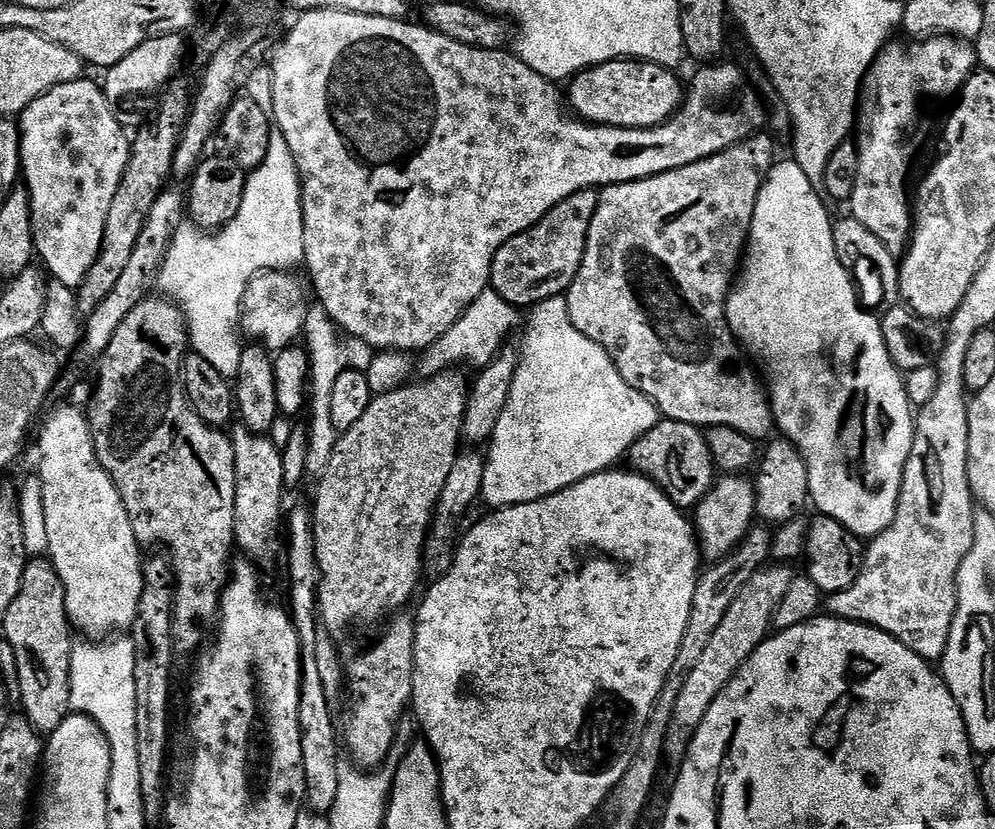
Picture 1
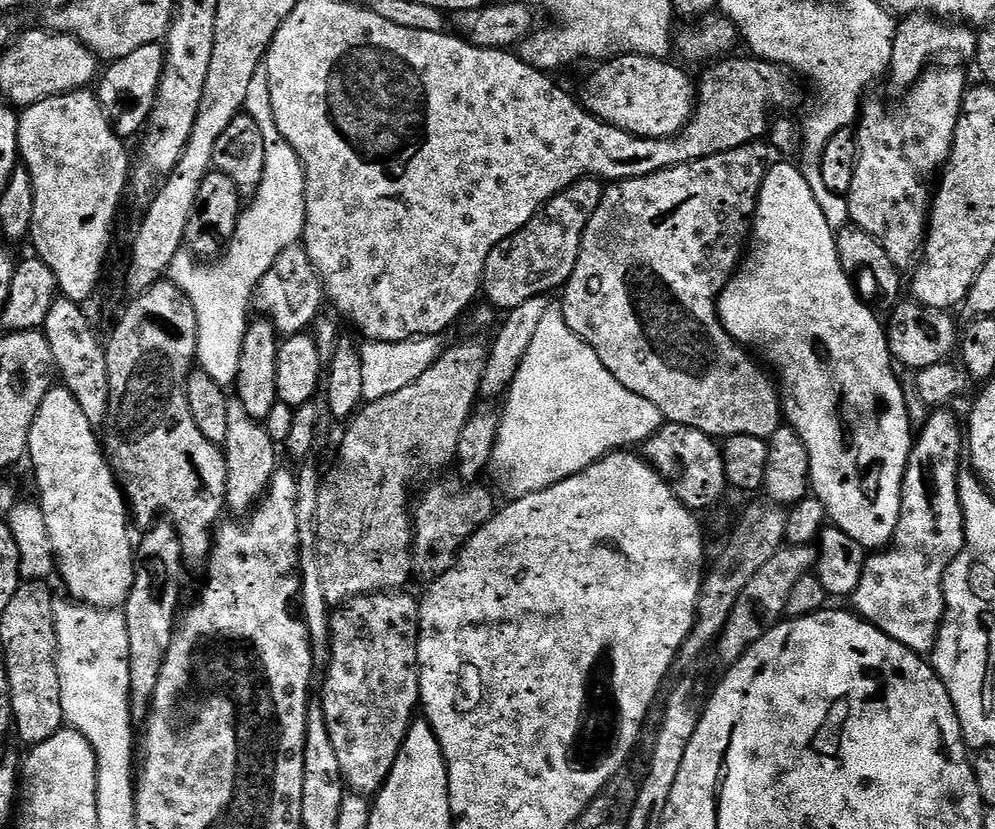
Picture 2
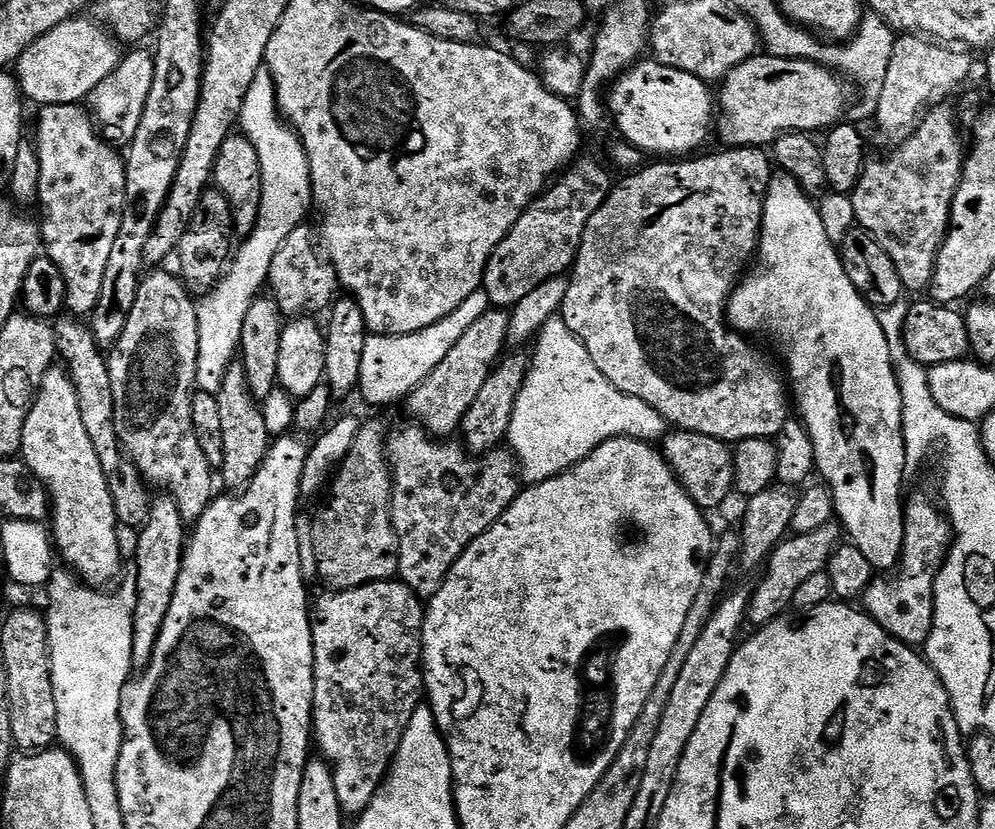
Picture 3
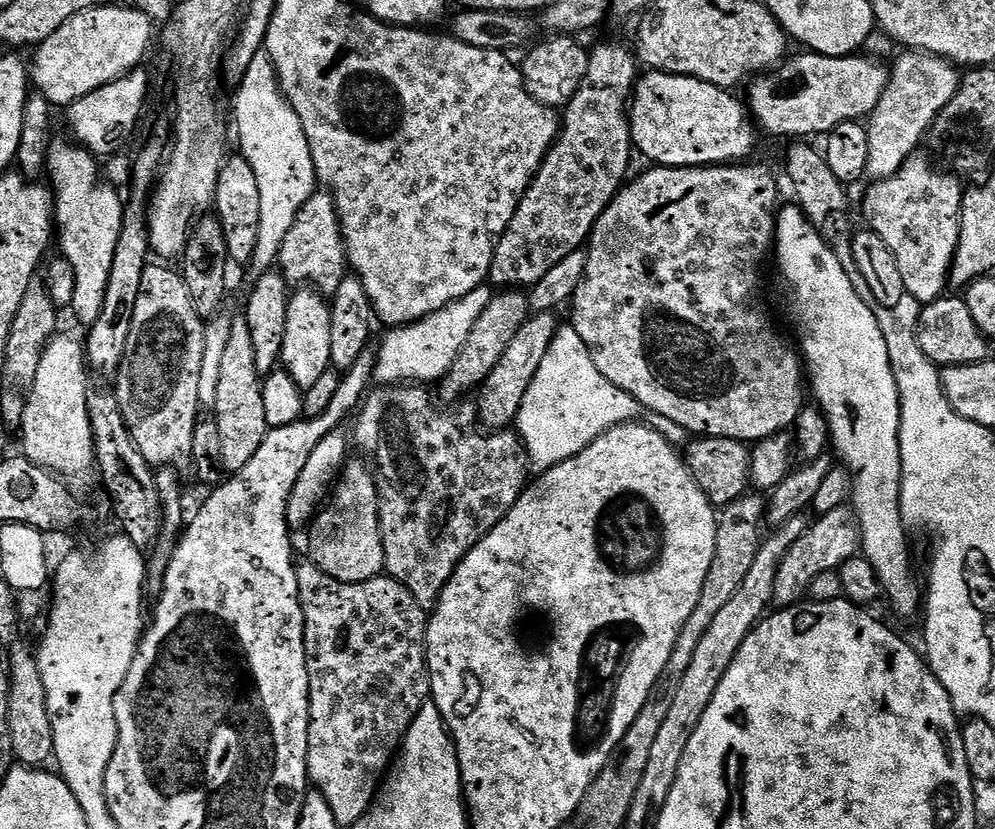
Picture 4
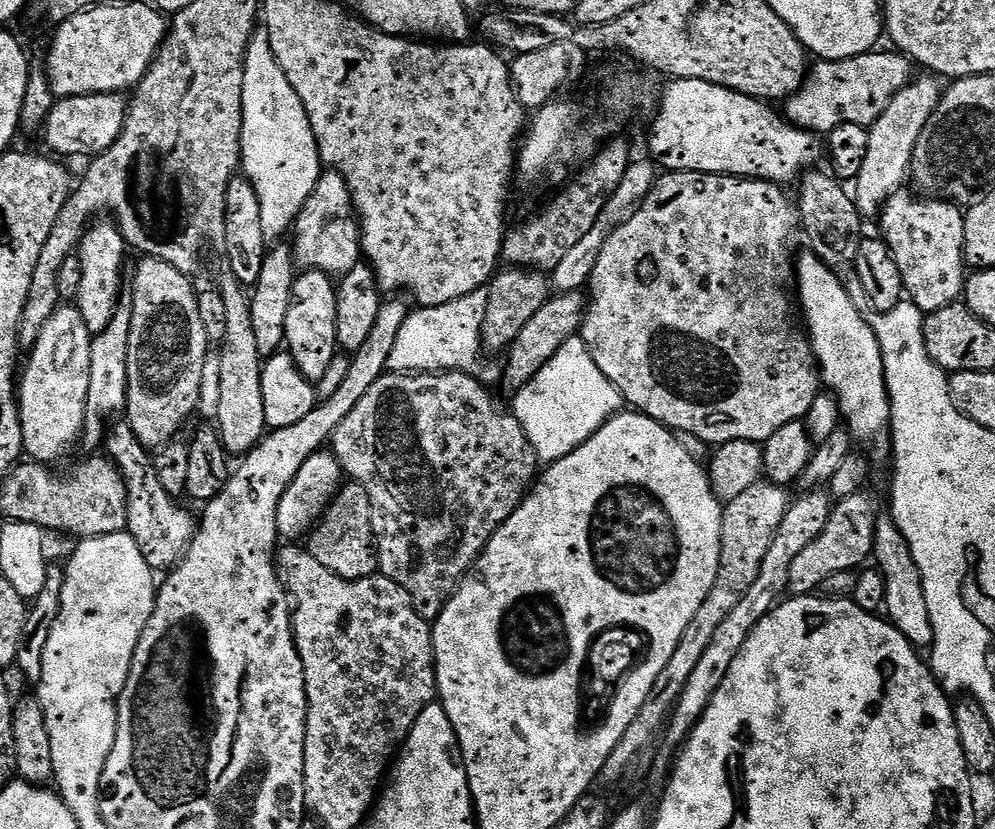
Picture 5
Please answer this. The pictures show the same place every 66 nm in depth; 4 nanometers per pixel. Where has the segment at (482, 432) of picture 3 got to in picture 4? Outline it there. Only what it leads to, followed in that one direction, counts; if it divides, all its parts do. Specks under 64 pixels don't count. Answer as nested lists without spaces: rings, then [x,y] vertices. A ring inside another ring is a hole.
[[[537,312],[529,317],[514,334],[510,346],[498,358],[498,366],[490,370],[488,377],[478,389],[475,397],[476,415],[479,423],[487,431],[502,432],[515,425],[522,398],[526,398],[526,390],[530,390],[530,382],[534,382],[534,374],[538,374],[538,366],[542,366],[542,358],[546,358],[546,350],[550,350],[550,342],[554,342],[556,331],[562,326],[556,312]],[[480,396],[480,397],[479,397]]]

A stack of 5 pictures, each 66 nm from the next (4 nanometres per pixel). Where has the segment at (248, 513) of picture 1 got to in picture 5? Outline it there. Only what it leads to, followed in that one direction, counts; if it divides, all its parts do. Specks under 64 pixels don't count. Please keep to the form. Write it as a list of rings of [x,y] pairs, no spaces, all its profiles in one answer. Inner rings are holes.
[[[225,271],[223,273],[224,277],[218,280],[218,287],[220,293],[222,294],[222,302],[226,302],[226,338],[224,339],[222,345],[222,351],[219,353],[220,365],[218,366],[218,414],[216,415],[214,424],[220,433],[220,441],[224,444],[224,451],[231,454],[233,457],[240,458],[245,454],[252,451],[261,440],[264,439],[266,435],[266,429],[268,428],[268,423],[266,422],[266,405],[262,403],[262,370],[264,369],[262,363],[262,357],[258,354],[258,345],[254,335],[254,325],[252,325],[250,319],[250,296],[246,291],[245,285],[238,283],[234,278],[234,274],[230,271]]]

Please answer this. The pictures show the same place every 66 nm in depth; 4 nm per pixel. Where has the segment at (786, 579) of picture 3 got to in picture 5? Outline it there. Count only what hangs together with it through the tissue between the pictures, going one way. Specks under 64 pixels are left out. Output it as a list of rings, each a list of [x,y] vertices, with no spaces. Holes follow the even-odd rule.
[[[861,490],[850,498],[836,500],[826,522],[826,530],[822,530],[822,534],[818,534],[818,538],[814,538],[814,542],[810,542],[810,546],[806,546],[798,558],[794,558],[788,571],[787,587],[792,596],[813,595],[817,590],[823,589],[830,574],[850,572],[869,563],[878,513],[875,502],[866,493],[867,491]]]

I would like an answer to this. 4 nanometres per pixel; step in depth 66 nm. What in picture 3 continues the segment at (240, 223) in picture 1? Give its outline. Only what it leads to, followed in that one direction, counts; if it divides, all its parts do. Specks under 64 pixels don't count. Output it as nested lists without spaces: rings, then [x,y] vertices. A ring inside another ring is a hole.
[[[262,67],[258,70],[258,74],[254,78],[254,82],[250,82],[250,92],[246,94],[246,102],[240,111],[240,119],[238,121],[239,127],[242,129],[243,135],[248,137],[248,141],[252,143],[252,151],[256,154],[256,164],[262,170],[262,206],[260,207],[260,217],[256,223],[256,228],[243,241],[244,244],[235,249],[234,259],[231,261],[230,267],[224,274],[223,280],[211,289],[201,300],[196,304],[196,317],[198,318],[198,370],[196,371],[196,388],[202,392],[218,393],[222,390],[222,378],[226,378],[226,370],[237,359],[240,351],[240,339],[242,338],[242,321],[246,318],[246,310],[250,310],[250,306],[261,295],[260,287],[263,289],[268,282],[268,275],[270,274],[270,262],[274,262],[274,254],[278,254],[278,246],[282,246],[282,242],[286,242],[286,238],[290,235],[290,230],[294,230],[300,224],[305,223],[304,211],[310,208],[312,204],[312,183],[310,182],[310,166],[306,158],[306,150],[302,146],[300,137],[292,131],[291,127],[286,123],[283,116],[280,115],[280,109],[276,106],[276,87],[272,81],[272,75],[267,70],[267,67]]]

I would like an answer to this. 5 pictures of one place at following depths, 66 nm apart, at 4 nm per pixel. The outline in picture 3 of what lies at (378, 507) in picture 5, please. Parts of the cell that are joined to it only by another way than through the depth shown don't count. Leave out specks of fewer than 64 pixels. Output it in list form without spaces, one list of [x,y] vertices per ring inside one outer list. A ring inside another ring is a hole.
[[[408,422],[405,428],[400,428],[396,433],[389,435],[386,440],[386,455],[388,458],[388,467],[392,470],[392,525],[396,531],[396,544],[398,545],[398,566],[400,567],[398,576],[415,596],[421,598],[431,598],[433,594],[442,586],[442,582],[450,574],[450,570],[454,566],[454,562],[458,562],[458,558],[470,546],[470,542],[474,542],[482,534],[486,534],[486,530],[490,530],[490,526],[494,526],[494,522],[498,522],[498,518],[502,518],[502,514],[516,501],[516,497],[522,491],[522,469],[520,461],[516,459],[516,453],[507,447],[501,446],[492,452],[487,452],[485,456],[474,456],[463,443],[448,444],[447,439],[437,438],[428,432],[425,428],[420,427],[415,422]]]

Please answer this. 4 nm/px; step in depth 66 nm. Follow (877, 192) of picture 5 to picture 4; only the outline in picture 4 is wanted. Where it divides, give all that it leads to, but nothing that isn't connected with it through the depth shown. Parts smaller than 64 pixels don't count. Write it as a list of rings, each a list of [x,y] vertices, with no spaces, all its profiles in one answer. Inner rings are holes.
[[[915,50],[901,51],[897,58],[896,65],[891,65],[888,74],[888,85],[878,102],[878,106],[872,111],[866,127],[869,134],[869,162],[867,175],[873,181],[885,180],[890,174],[894,174],[917,151],[920,139],[929,135],[932,123],[936,115],[942,111],[954,98],[954,94],[960,89],[962,72],[957,65],[950,60],[943,60],[941,56],[932,56],[929,52],[917,52]]]

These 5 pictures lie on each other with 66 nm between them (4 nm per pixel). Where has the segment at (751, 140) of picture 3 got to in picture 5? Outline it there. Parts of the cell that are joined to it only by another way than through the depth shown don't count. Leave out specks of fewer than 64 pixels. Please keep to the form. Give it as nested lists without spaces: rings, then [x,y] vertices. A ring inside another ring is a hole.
[[[873,50],[845,60],[817,59],[807,69],[804,84],[783,101],[783,115],[796,127],[817,134],[829,134],[843,123],[871,128],[892,101],[892,96],[905,88],[914,76],[913,61],[907,56],[895,50],[880,51]]]

